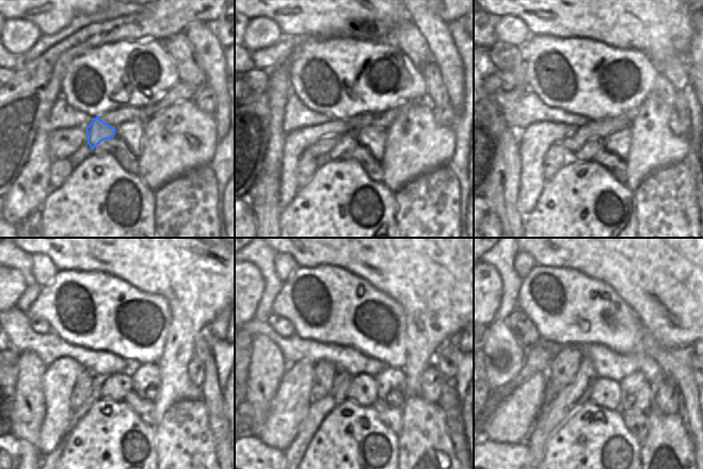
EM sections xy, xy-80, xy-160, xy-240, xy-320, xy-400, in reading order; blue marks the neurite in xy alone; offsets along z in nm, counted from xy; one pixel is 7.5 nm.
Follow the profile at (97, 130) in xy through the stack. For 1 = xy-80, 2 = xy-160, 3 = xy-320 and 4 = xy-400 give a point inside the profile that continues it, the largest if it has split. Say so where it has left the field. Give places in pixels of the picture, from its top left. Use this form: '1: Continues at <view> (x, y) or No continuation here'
1: Continues at xy-80 (348, 142)
2: Continues at xy-160 (589, 149)
3: Continues at xy-320 (362, 390)
4: Continues at xy-400 (606, 392).

